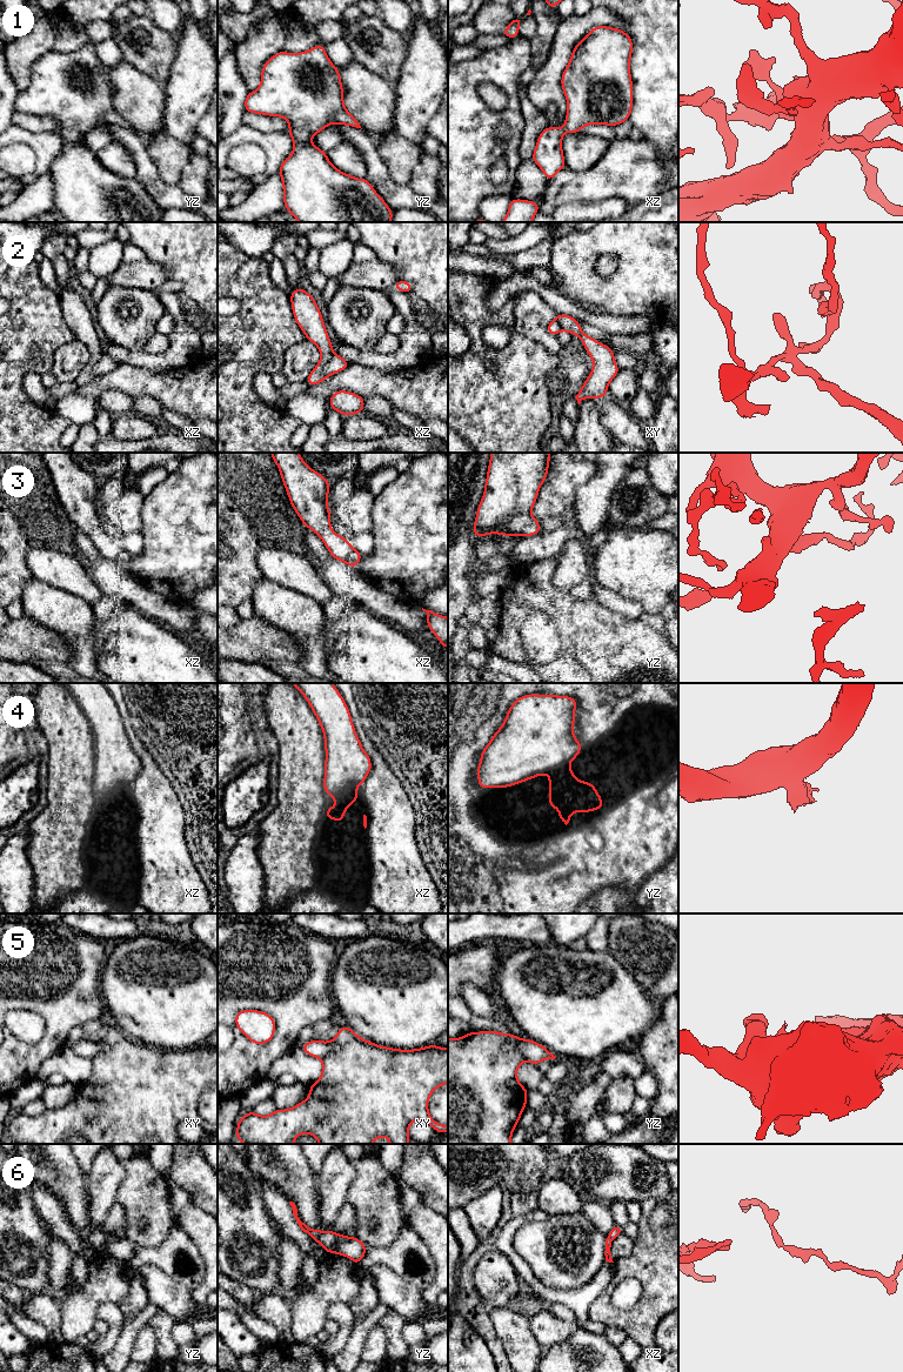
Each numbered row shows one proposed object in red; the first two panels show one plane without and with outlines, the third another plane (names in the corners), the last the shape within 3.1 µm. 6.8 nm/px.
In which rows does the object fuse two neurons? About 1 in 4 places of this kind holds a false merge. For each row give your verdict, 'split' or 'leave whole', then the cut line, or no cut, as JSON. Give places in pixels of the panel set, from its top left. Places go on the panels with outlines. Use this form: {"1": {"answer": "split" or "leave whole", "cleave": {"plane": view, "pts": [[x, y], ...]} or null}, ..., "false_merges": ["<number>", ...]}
{"1": {"answer": "leave whole", "cleave": null}, "2": {"answer": "split", "cleave": {"plane": "xz", "pts": [[334, 354], [325, 368], [328, 374]]}}, "3": {"answer": "leave whole", "cleave": null}, "4": {"answer": "split", "cleave": {"plane": "yz", "pts": [[563, 764], [547, 772]]}}, "5": {"answer": "split", "cleave": {"plane": "yz", "pts": [[502, 1044], [504, 1050], [516, 1050], [526, 1059]]}}, "6": {"answer": "leave whole", "cleave": null}, "false_merges": ["2", "4", "5"]}

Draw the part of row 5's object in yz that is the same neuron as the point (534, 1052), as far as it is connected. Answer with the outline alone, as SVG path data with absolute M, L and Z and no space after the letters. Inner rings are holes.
M519 1038L519 1040L515 1044L507 1042L503 1044L503 1050L504 1051L514 1050L514 1051L521 1052L524 1059L534 1065L537 1065L539 1063L548 1058L549 1059L556 1058L542 1044L539 1044L537 1042L534 1042L529 1038L527 1039Z

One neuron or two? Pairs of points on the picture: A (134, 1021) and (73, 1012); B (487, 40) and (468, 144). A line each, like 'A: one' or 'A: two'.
A: two
B: two

